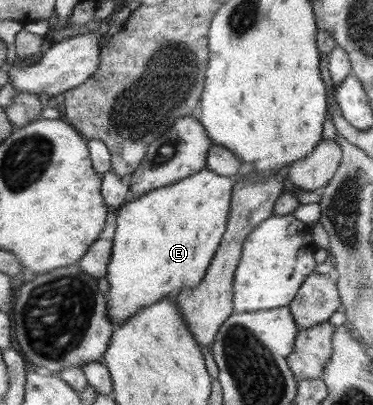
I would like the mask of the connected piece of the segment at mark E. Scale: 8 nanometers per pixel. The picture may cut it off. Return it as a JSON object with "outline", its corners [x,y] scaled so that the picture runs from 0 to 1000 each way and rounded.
{"outline":[[[555,412],[542,415],[531,427],[520,427],[464,452],[461,457],[448,457],[445,462],[426,462],[424,467],[410,467],[397,477],[381,477],[375,486],[357,491],[343,501],[332,501],[324,511],[311,521],[314,543],[311,543],[311,568],[308,580],[303,585],[303,607],[298,620],[298,637],[290,652],[290,674],[284,686],[290,686],[290,696],[295,699],[295,716],[282,726],[290,736],[290,780],[298,788],[298,795],[311,802],[324,802],[340,788],[354,785],[375,760],[413,756],[413,751],[424,751],[424,746],[434,746],[440,736],[456,736],[456,728],[472,719],[488,716],[509,716],[515,711],[525,711],[536,696],[542,696],[542,686],[547,686],[547,674],[558,657],[563,657],[563,647],[595,595],[601,573],[606,570],[609,541],[617,526],[617,504],[622,486],[622,469],[633,442],[619,435],[592,435],[571,422],[563,422]]]}

